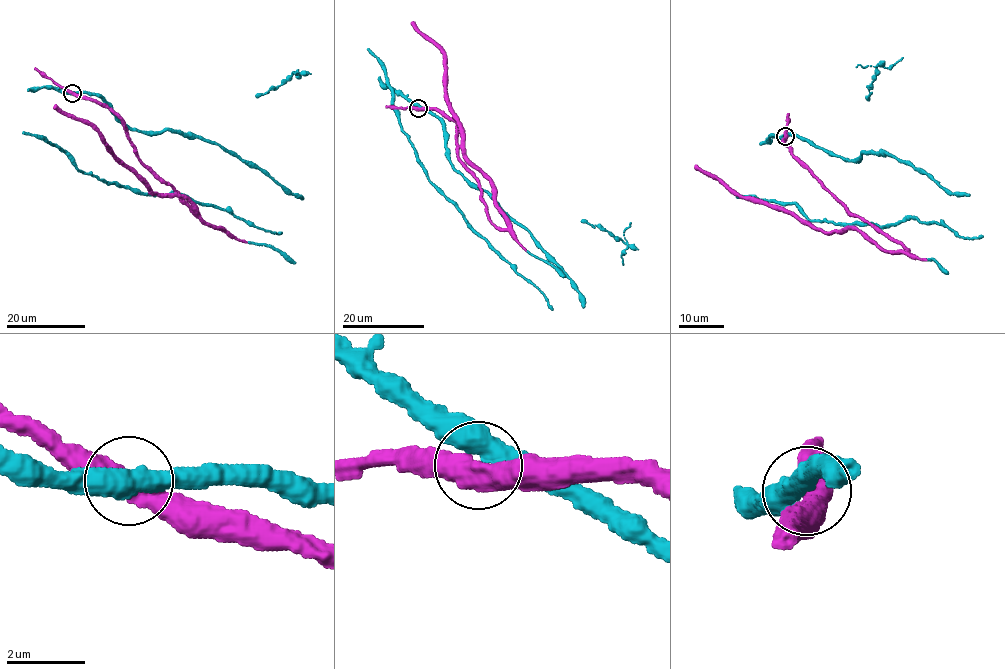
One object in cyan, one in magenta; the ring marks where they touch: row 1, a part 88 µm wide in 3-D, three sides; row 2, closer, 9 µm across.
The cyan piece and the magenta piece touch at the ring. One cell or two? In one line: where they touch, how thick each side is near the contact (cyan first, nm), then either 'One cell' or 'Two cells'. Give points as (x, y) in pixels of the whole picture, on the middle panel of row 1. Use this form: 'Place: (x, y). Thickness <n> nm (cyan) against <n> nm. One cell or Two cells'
Place: (418, 108). Thickness 440 nm (cyan) against 480 nm. One cell

